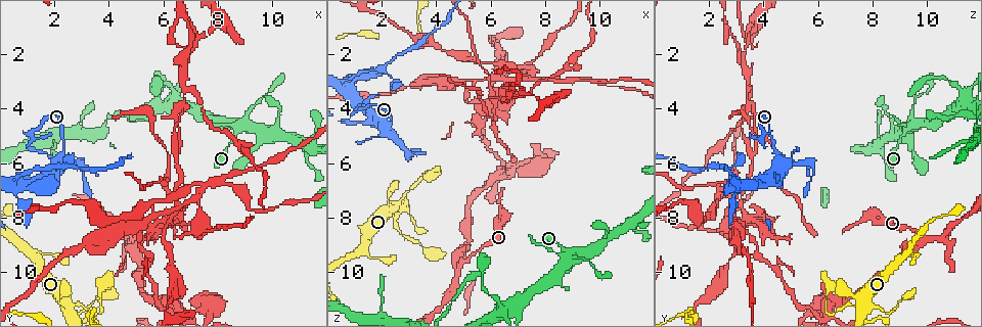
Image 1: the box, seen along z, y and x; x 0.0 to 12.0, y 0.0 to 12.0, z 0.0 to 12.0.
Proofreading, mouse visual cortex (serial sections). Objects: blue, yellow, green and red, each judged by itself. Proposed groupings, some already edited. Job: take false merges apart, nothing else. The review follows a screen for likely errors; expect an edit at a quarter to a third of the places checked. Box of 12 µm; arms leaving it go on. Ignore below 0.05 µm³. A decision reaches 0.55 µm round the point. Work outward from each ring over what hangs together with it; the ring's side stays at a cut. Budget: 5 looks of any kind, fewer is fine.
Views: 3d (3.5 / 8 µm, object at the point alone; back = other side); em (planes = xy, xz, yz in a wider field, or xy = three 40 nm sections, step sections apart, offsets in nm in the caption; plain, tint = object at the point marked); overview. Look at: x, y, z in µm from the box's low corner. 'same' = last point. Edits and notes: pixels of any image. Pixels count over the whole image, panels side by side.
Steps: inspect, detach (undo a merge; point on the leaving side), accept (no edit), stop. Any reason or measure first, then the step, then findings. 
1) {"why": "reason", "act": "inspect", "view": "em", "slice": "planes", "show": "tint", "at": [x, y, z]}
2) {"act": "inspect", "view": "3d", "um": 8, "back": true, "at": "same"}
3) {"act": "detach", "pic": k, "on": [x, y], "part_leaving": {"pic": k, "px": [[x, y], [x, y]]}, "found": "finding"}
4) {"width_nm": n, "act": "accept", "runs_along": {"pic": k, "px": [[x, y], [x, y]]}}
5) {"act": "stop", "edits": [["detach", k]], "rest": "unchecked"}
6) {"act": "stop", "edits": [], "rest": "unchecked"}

{"why": "a fork", "act": "inspect", "view": "3d", "um": 3.5, "at": [4.8, 8.7, 9.7]}

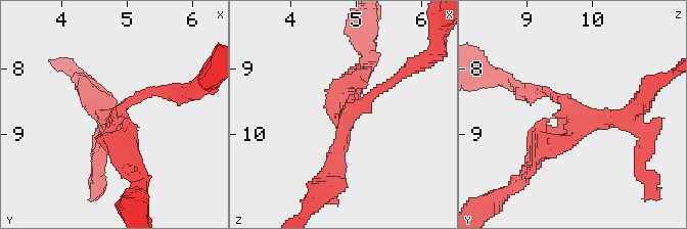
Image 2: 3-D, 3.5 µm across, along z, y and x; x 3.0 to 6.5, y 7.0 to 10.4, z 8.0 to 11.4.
{"why": "shape alone is not enough", "act": "inspect", "view": "em", "slice": "planes", "show": "plain", "at": [4.90, 8.65, 9.70]}

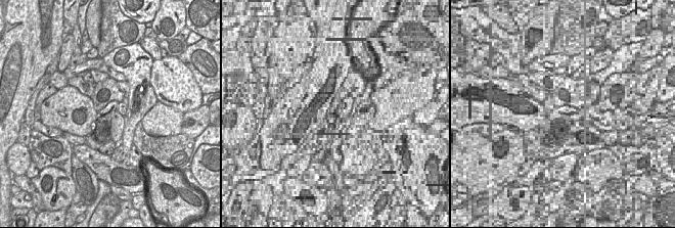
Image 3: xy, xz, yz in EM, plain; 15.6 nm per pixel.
{"why": "where the object lies", "act": "inspect", "view": "em", "slice": "planes", "show": "tint", "at": "same"}

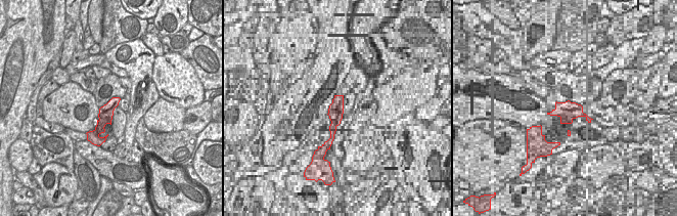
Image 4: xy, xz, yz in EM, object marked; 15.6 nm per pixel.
{"arm_widths_nm": [150, 200, 300], "act": "accept", "runs_along": {"pic": 4, "px": [[117, 99], [105, 113], [98, 140]]}, "found": "one cell here"}

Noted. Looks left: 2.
{"why": "sharp bend", "act": "inspect", "view": "3d", "um": 8, "at": [6.6, 11.4, 6.4]}

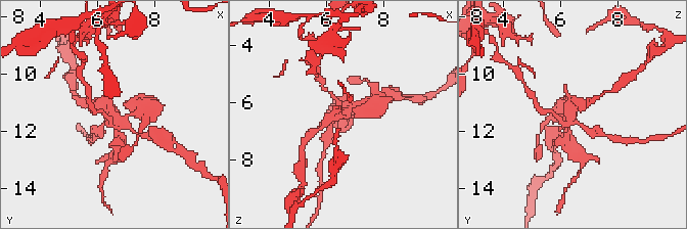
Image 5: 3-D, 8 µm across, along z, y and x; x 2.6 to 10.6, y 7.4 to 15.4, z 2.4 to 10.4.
{"why": "zoom in", "act": "inspect", "view": "3d", "um": 3.5, "at": [6.5, 11.4, 6.4]}

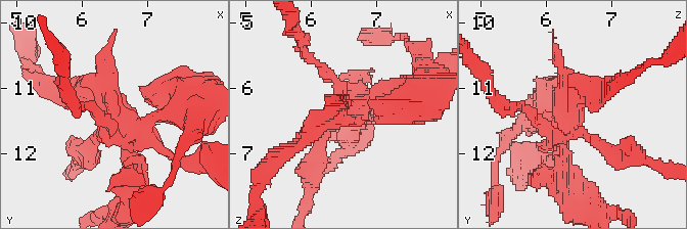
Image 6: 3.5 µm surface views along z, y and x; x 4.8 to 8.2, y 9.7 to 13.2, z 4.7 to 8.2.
{"act": "detach", "pic": 6, "on": [100, 115], "part_leaving": {"pic": 6, "px": [[563, 133], [495, 98]]}, "found": "a second cell is stuck on"}

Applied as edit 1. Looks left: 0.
{"act": "stop", "edits": [["detach", 6]], "rest": "unchecked"}

